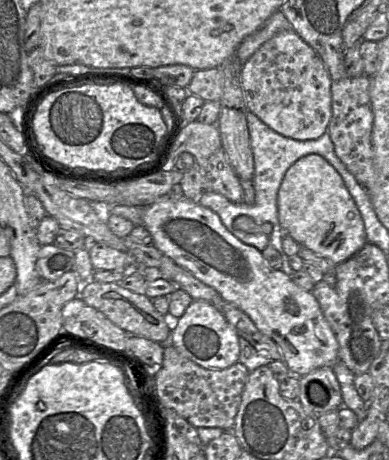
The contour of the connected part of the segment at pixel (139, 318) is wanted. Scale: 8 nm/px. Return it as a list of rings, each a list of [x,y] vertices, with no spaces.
[[[92,279],[83,283],[79,296],[87,305],[103,313],[113,324],[129,335],[135,335],[157,343],[169,343],[171,331],[165,316],[159,313],[146,295],[134,293],[118,283],[99,283]]]

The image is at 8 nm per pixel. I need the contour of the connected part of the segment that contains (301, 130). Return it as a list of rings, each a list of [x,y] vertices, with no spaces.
[[[293,29],[264,42],[242,65],[246,109],[282,136],[314,140],[328,131],[332,116],[331,78],[318,53]]]

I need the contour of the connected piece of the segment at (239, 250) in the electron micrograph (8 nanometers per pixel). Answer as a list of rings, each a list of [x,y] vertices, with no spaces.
[[[163,197],[144,207],[143,226],[152,235],[153,245],[160,252],[201,282],[214,288],[226,302],[246,313],[256,327],[278,345],[290,374],[301,377],[317,368],[333,368],[339,361],[338,341],[313,294],[297,286],[282,270],[271,268],[262,252],[229,232],[214,211],[185,197]]]

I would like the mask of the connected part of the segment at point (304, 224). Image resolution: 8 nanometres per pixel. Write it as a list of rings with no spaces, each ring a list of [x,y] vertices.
[[[318,154],[300,158],[287,170],[278,192],[277,206],[284,233],[335,264],[348,260],[367,243],[362,216],[343,179]]]

